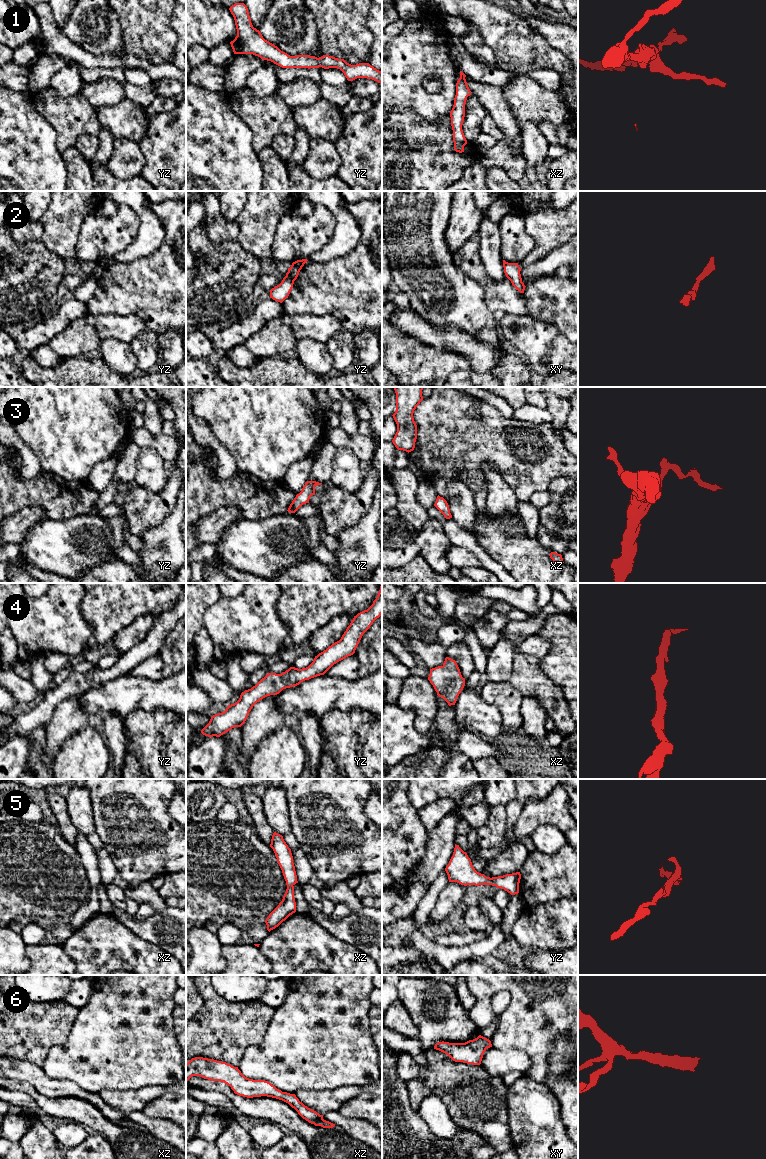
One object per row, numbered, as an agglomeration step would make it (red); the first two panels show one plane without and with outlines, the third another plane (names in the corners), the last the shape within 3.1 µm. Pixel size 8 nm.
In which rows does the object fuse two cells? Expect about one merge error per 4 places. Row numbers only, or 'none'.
none

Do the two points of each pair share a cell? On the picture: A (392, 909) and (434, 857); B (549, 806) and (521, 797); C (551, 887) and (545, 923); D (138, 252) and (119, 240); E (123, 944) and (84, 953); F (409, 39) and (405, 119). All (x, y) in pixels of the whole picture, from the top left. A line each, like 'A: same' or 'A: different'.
A: same
B: different
C: different
D: different
E: same
F: different

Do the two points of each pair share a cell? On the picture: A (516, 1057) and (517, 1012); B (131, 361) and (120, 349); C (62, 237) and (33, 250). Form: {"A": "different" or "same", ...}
{"A": "different", "B": "same", "C": "different"}

